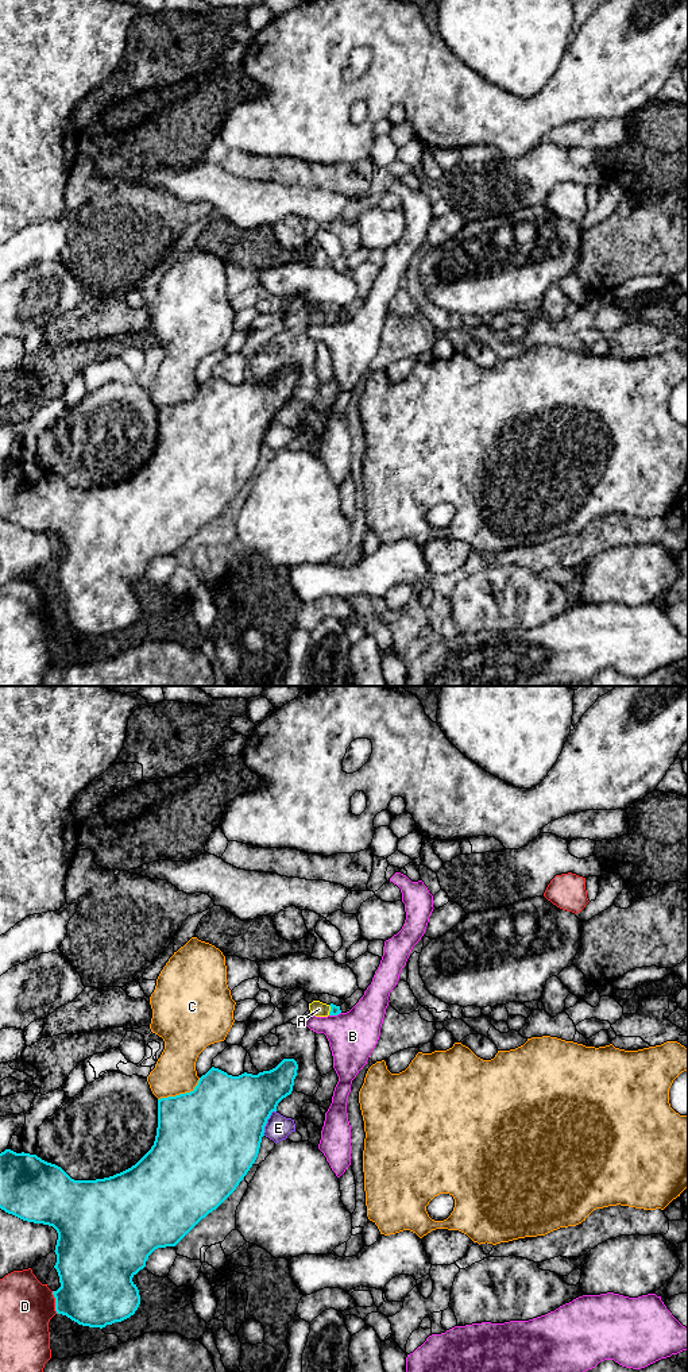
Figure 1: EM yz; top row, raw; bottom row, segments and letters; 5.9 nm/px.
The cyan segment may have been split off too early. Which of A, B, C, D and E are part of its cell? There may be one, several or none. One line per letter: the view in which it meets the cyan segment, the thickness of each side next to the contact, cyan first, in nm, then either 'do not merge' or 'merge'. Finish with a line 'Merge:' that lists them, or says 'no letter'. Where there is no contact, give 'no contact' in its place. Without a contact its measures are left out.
A: yz | 60/90 nm | merge
B: yz | 60/300 nm | do not merge
C: yz | 500/240 nm | do not merge
D: yz | 420/320 nm | do not merge
E: yz | 480/150 nm | do not merge
Merge: A

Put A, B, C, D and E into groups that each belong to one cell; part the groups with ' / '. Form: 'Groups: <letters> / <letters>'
Groups: A / B / C / D / E

